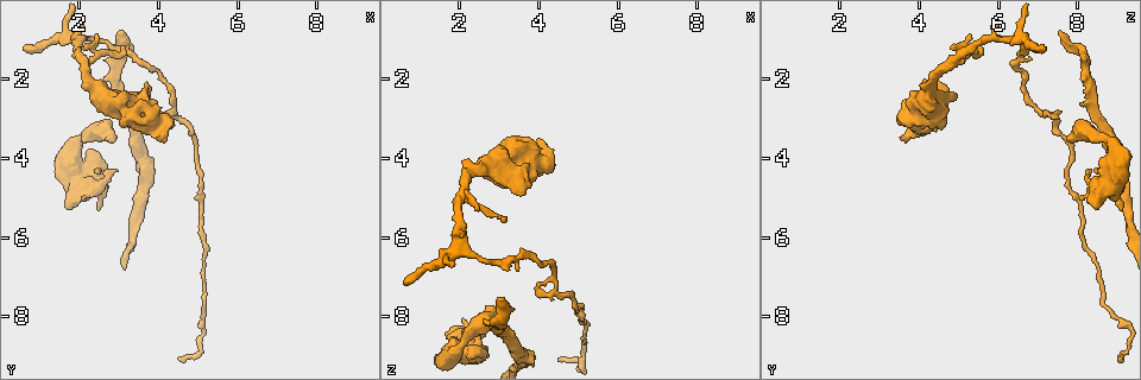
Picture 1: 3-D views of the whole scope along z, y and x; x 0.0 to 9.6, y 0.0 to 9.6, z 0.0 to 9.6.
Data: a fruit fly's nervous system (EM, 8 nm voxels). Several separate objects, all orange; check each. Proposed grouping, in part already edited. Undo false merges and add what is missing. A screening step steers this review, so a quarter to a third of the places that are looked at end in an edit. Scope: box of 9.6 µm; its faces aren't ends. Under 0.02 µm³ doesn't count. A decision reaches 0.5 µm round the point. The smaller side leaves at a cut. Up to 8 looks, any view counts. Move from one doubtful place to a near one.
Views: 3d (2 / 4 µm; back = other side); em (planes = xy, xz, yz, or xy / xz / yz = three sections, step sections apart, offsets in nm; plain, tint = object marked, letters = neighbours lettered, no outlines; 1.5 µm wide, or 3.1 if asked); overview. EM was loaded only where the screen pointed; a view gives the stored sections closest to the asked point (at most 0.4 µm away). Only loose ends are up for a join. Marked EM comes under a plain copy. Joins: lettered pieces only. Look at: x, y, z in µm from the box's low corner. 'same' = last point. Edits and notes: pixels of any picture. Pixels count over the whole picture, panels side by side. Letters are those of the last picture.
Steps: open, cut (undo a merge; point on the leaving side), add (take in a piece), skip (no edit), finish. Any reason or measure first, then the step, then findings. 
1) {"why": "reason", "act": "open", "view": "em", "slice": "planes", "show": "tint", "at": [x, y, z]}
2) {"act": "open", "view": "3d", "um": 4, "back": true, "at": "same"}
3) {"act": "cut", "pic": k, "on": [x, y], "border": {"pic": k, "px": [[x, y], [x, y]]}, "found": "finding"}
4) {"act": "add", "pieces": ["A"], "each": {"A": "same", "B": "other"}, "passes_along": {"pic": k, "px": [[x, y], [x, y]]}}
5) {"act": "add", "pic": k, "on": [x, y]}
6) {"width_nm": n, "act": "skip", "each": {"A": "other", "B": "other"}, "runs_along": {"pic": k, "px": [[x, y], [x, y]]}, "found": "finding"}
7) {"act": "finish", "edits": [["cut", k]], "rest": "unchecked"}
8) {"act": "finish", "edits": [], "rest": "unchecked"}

{"why": "an open end", "act": "open", "view": "em", "slice": "planes", "show": "letters", "at": [2.40, 0.85, 5.30]}

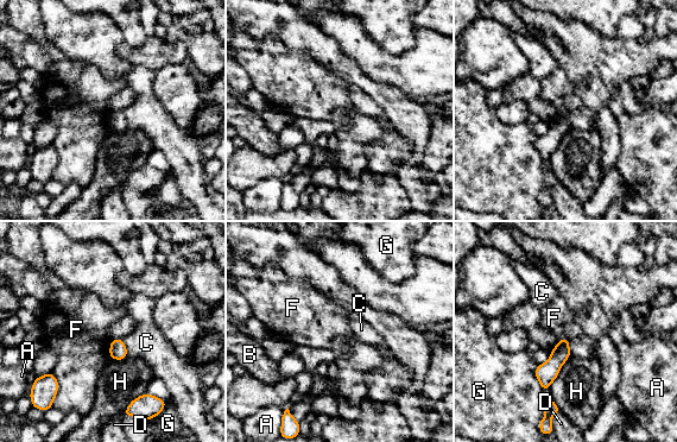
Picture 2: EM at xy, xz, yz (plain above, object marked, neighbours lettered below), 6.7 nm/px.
{"act": "skip", "each": {"A": "other", "B": "other", "C": "other", "D": "other", "F": "other", "G": "other", "H": "other"}, "border": {"pic": 2, "px": [[51, 372], [57, 381], [56, 395]]}, "found": "no lettered piece goes on from it"}

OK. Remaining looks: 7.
{"why": "free end", "act": "open", "view": "3d", "um": 2, "at": [2.85, 3.50, 7.80]}

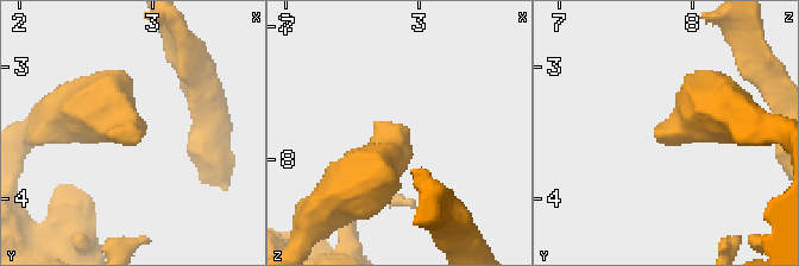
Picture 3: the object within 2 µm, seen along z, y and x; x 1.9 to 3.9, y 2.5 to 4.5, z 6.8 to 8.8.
{"why": "now the EM", "act": "open", "view": "em", "slice": "planes", "show": "letters", "at": [2.88, 3.54, 7.76]}

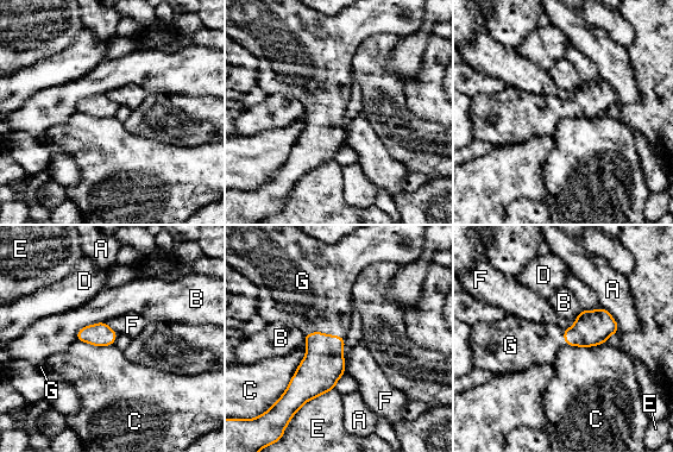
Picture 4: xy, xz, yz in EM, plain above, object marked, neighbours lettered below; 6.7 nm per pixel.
{"act": "add", "pieces": ["G"], "each": {"A": "other", "B": "other", "C": "other", "D": "other", "E": "other", "F": "other", "G": "same"}, "found": "the neuron continues"}

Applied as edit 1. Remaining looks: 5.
{"why": "see it whole again", "act": "open", "view": "overview"}

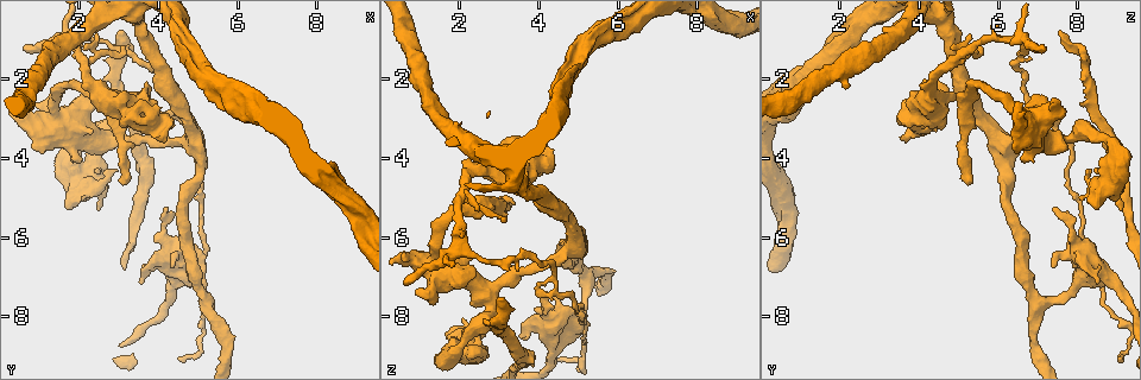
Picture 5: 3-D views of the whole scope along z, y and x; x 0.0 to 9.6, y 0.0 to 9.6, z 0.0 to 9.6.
{"why": "free end", "act": "open", "view": "em", "slice": "xz", "step": 4, "show": "letters", "at": [0.60, 1.25, 7.20]}

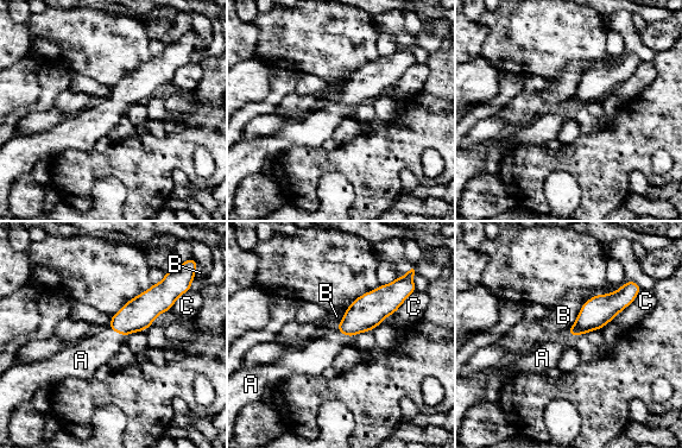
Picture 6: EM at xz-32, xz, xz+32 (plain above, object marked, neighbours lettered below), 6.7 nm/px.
{"act": "add", "pieces": ["A"], "each": {"A": "same", "B": "other", "C": "other"}, "found": "the neuron continues"}

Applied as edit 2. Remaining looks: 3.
{"act": "finish", "edits": [["add", 4], ["add", 6]], "rest": "unchecked"}

